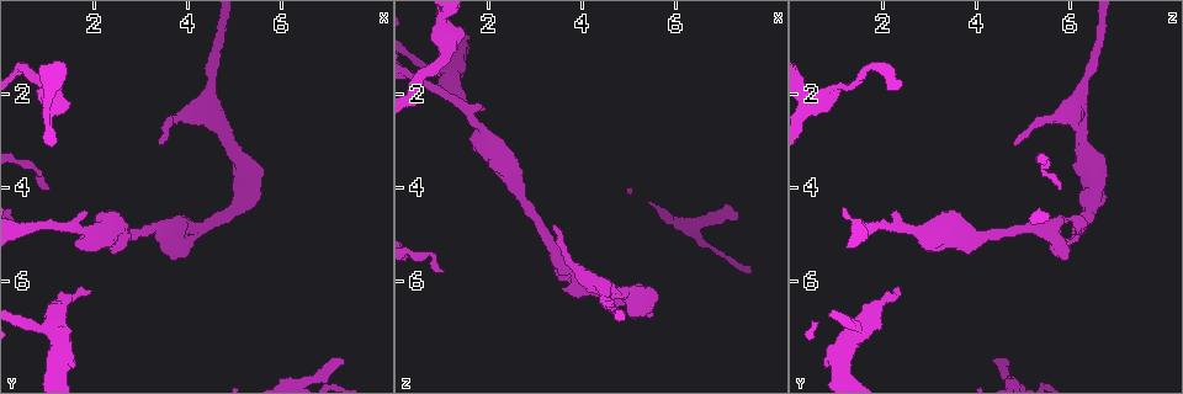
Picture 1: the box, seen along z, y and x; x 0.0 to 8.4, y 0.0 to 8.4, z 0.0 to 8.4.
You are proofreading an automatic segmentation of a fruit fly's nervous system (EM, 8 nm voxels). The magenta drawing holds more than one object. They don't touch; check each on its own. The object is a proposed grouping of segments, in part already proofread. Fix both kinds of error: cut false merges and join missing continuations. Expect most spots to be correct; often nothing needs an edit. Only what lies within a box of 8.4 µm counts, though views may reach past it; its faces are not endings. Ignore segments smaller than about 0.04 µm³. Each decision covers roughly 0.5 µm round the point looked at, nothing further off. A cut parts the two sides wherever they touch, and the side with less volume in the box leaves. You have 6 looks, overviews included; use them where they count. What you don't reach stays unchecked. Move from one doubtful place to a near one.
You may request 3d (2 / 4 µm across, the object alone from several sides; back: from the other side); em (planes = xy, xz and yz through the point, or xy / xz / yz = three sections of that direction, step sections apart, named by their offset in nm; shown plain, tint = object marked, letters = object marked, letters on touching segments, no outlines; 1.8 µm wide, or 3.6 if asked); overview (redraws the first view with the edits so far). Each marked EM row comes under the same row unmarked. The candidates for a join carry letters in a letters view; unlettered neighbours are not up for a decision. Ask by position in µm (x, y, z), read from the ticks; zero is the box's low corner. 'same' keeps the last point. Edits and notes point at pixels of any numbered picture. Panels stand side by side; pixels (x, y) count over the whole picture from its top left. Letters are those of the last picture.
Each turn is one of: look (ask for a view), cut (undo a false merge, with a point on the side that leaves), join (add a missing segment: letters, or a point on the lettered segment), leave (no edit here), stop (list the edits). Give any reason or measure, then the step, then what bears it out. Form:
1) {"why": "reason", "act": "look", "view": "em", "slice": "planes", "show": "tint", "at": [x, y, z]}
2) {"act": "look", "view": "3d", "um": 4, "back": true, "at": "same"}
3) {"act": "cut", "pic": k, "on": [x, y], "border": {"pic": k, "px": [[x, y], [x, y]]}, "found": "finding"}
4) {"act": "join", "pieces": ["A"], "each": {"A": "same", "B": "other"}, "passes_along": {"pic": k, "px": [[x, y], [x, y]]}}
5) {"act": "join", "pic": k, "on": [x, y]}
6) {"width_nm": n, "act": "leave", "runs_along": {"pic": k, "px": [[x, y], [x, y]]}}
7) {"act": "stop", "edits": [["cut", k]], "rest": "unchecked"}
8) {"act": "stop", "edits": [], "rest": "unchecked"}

{"why": "thin neck", "act": "look", "view": "3d", "um": 4, "back": true, "at": [3.80, 5.00, 6.20]}

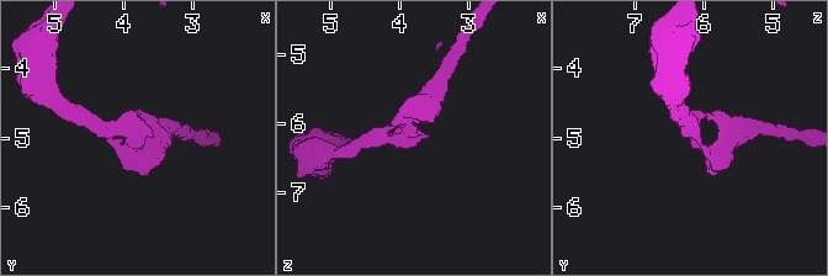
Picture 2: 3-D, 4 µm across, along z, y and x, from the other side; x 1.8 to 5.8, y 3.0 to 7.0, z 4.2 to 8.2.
{"act": "look", "view": "em", "slice": "planes", "show": "tint", "at": [3.85, 5.05, 6.15]}

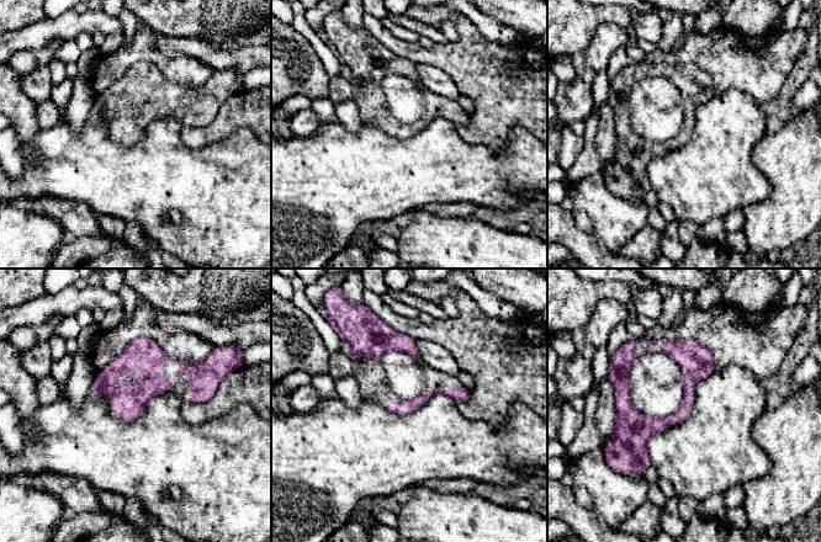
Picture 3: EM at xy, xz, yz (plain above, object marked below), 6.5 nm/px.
{"why": "what lies round it", "act": "look", "view": "em", "slice": "planes", "show": "letters", "at": "same"}

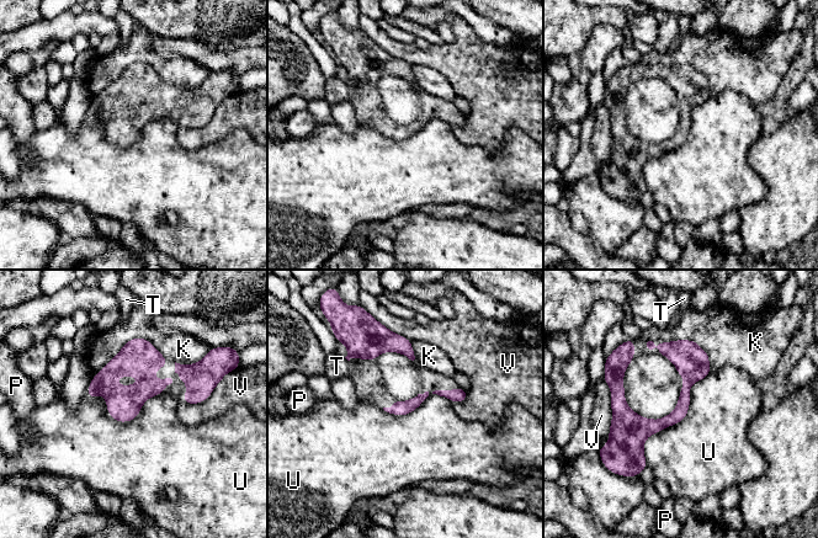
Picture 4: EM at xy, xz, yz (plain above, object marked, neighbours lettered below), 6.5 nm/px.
{"width_nm": 90, "act": "leave", "each": {"K": "other", "P": "other", "T": "other", "U": "other", "V": "other"}, "found": "all the same cell"}

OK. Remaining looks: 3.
{"act": "look", "view": "em", "slice": "yz", "step": 16, "show": "tint", "at": [1.50, 2.20, 0.75]}

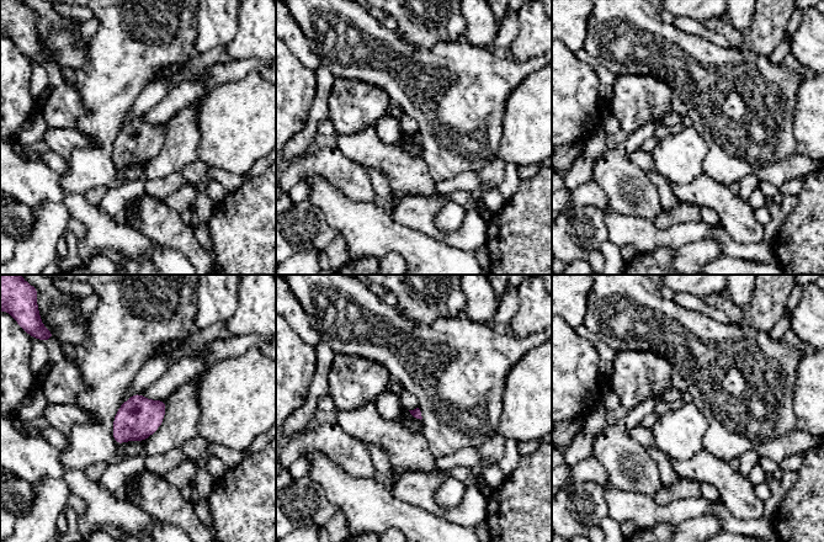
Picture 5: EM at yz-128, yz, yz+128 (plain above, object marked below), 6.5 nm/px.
{"why": "another direction", "act": "look", "view": "em", "slice": "planes", "show": "letters", "at": "same"}

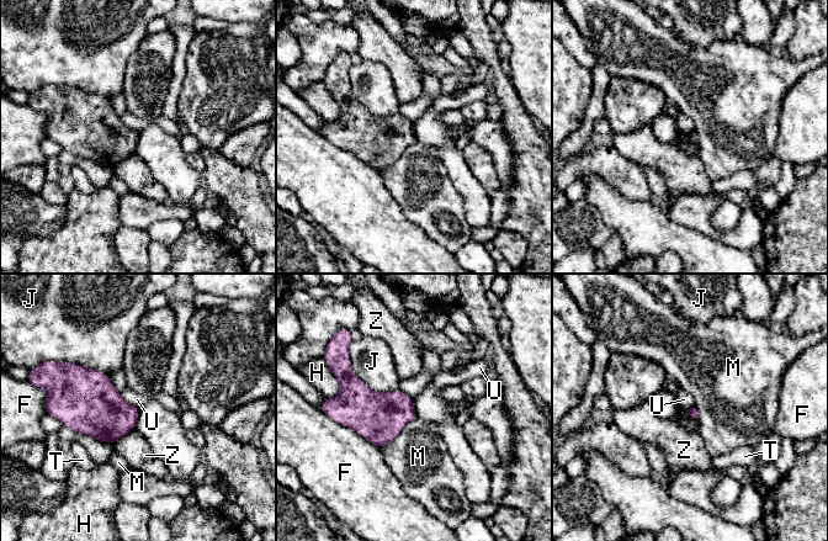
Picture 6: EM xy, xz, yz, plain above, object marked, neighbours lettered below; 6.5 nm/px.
{"longest_contact_nm": ["F", 400], "act": "leave", "each": {"F": "other", "H": "other", "J": "other", "M": "other", "T": "other", "U": "other", "Z": "other"}, "border": {"pic": 6, "px": [[120, 393], [125, 401], [139, 408]]}, "found": "no lettered segment goes on from it"}

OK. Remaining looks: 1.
{"why": "thin end", "act": "look", "view": "em", "slice": "yz", "step": 16, "show": "letters", "at": [1.90, 6.20, 2.30]}

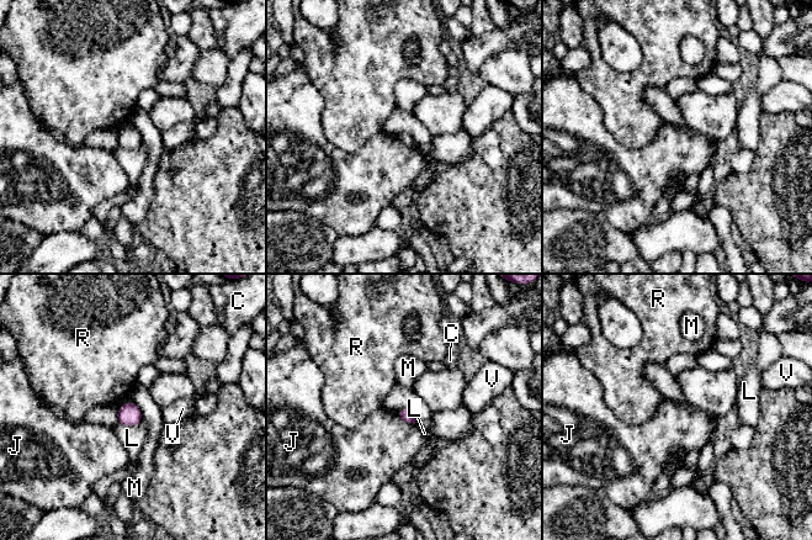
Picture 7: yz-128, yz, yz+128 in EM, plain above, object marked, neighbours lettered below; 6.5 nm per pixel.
{"longest_contact_nm": ["L", 180], "act": "leave", "each": {"C": "other", "J": "other", "L": "other", "M": "other", "R": "other", "V": "other"}, "border": {"pic": 7, "px": [[398, 413], [404, 421], [415, 423]]}, "found": "no lettered segment goes on from it"}

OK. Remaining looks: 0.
{"act": "stop", "edits": [], "rest": "unchecked"}

